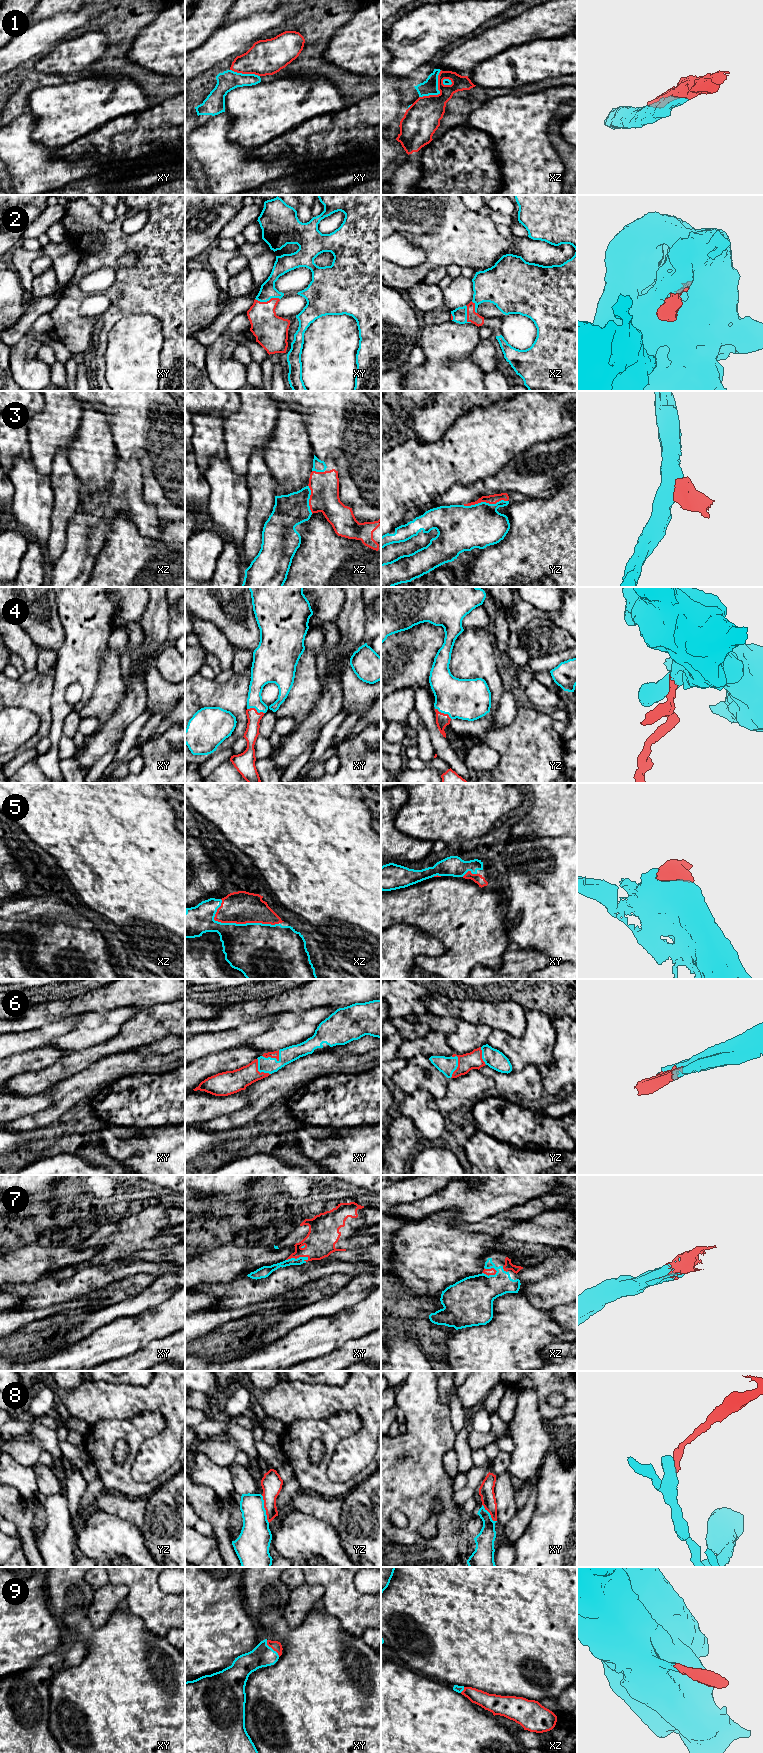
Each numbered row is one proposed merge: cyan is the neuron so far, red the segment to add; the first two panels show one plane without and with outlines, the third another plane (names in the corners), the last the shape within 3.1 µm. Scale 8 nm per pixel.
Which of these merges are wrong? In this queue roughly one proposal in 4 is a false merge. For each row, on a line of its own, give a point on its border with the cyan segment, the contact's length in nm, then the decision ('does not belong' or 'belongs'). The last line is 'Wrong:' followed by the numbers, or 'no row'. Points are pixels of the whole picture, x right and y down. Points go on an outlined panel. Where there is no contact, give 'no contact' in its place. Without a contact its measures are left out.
1: contact xz (439, 91); length 280 nm; does not belong
2: contact xy (267, 300); length 200 nm; belongs
3: contact yz (485, 502); length 360 nm; belongs
4: contact xy (256, 709); length 150 nm; belongs
5: contact xz (246, 923); length 550 nm; belongs
6: contact xy (274, 1058); length 150 nm; belongs
7: contact xy (297, 1258); length 190 nm; belongs
8: contact yz (264, 1509); length 240 nm; does not belong
9: contact xy (271, 1648); length 170 nm; belongs
Wrong: 1, 8

